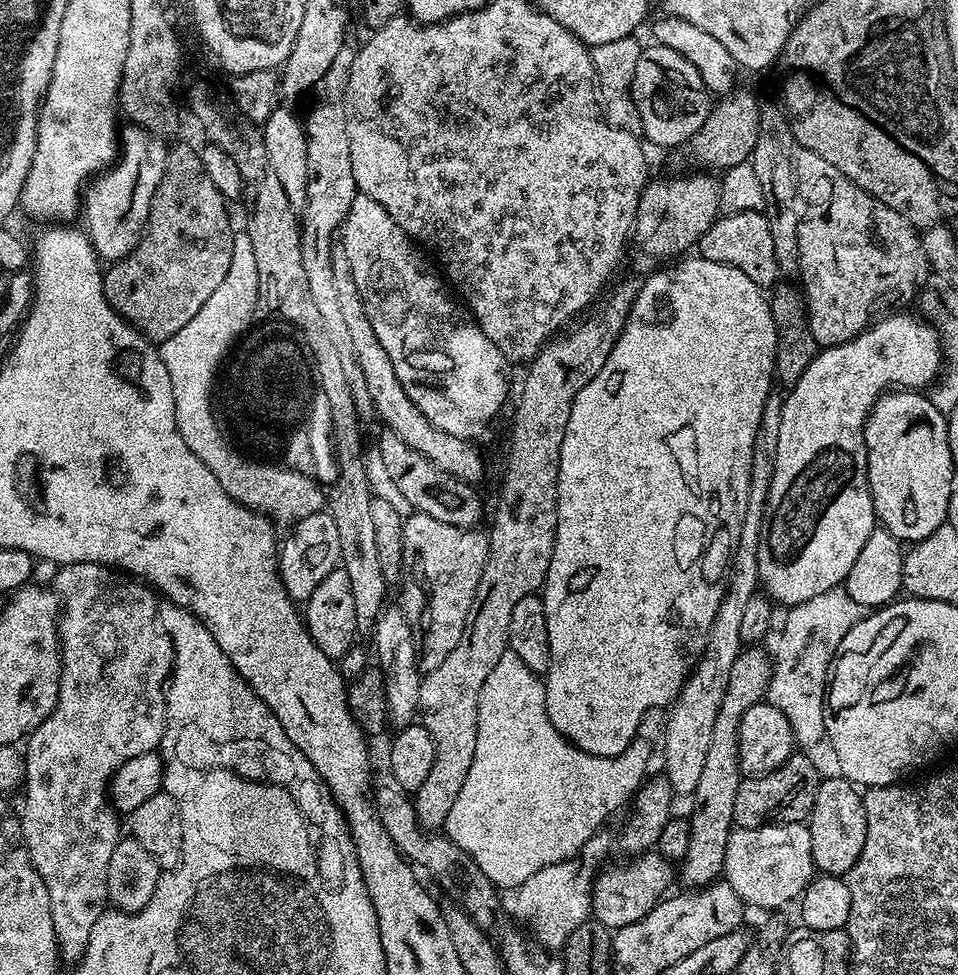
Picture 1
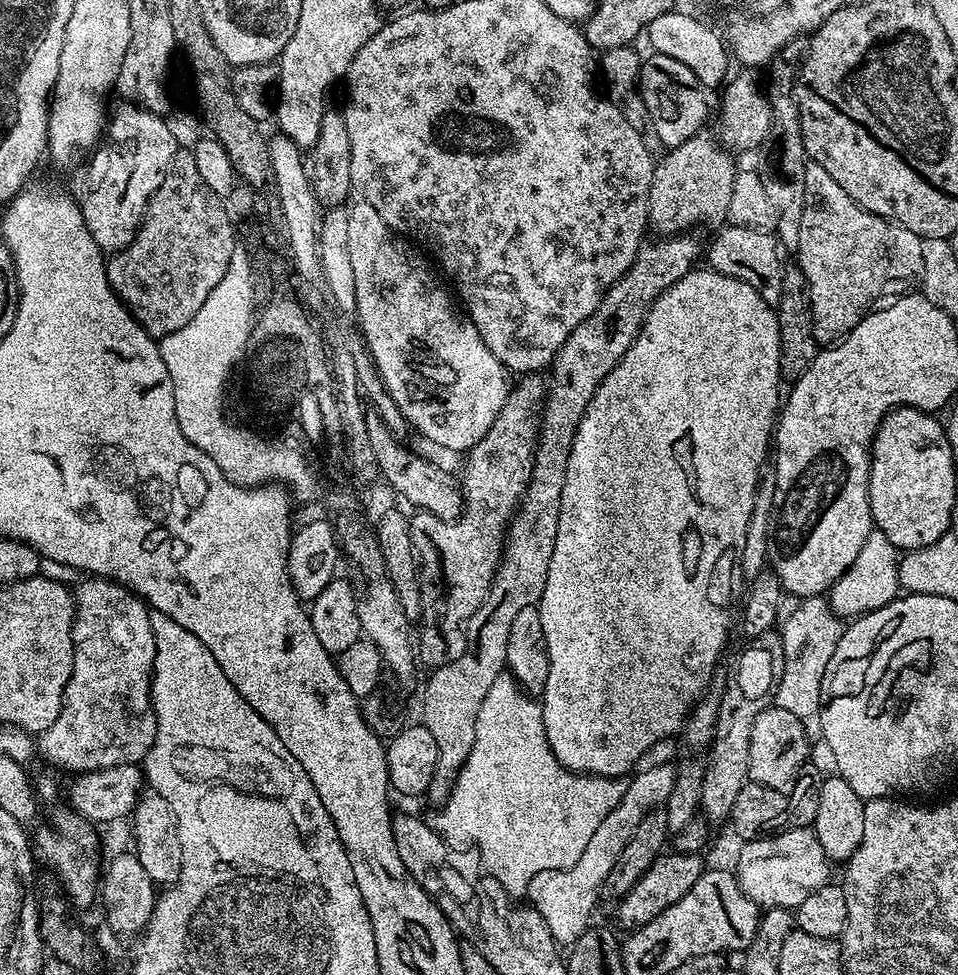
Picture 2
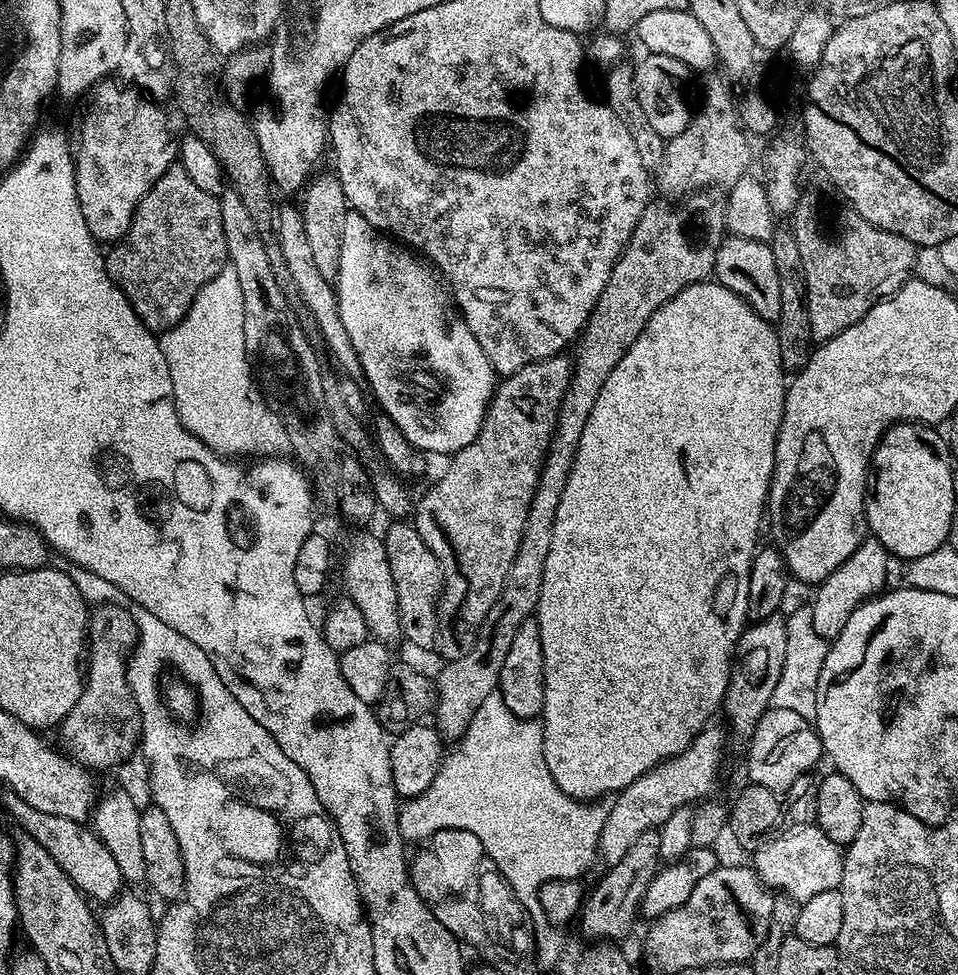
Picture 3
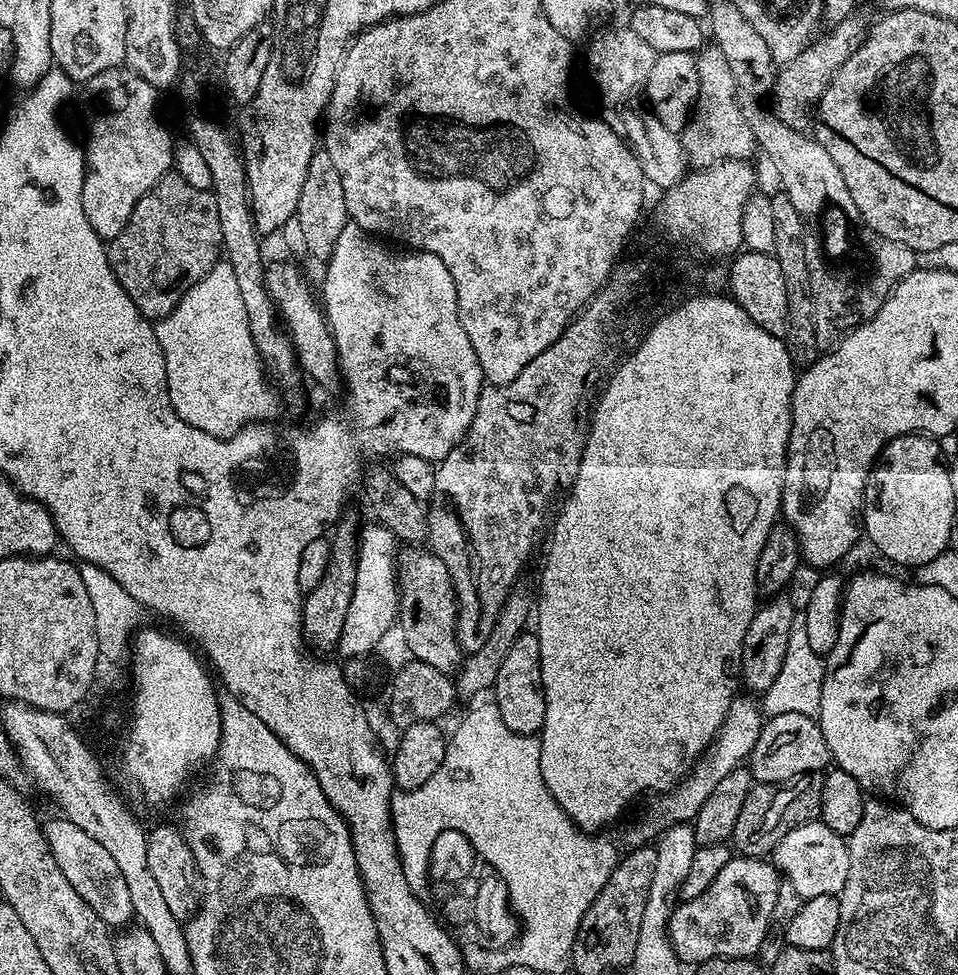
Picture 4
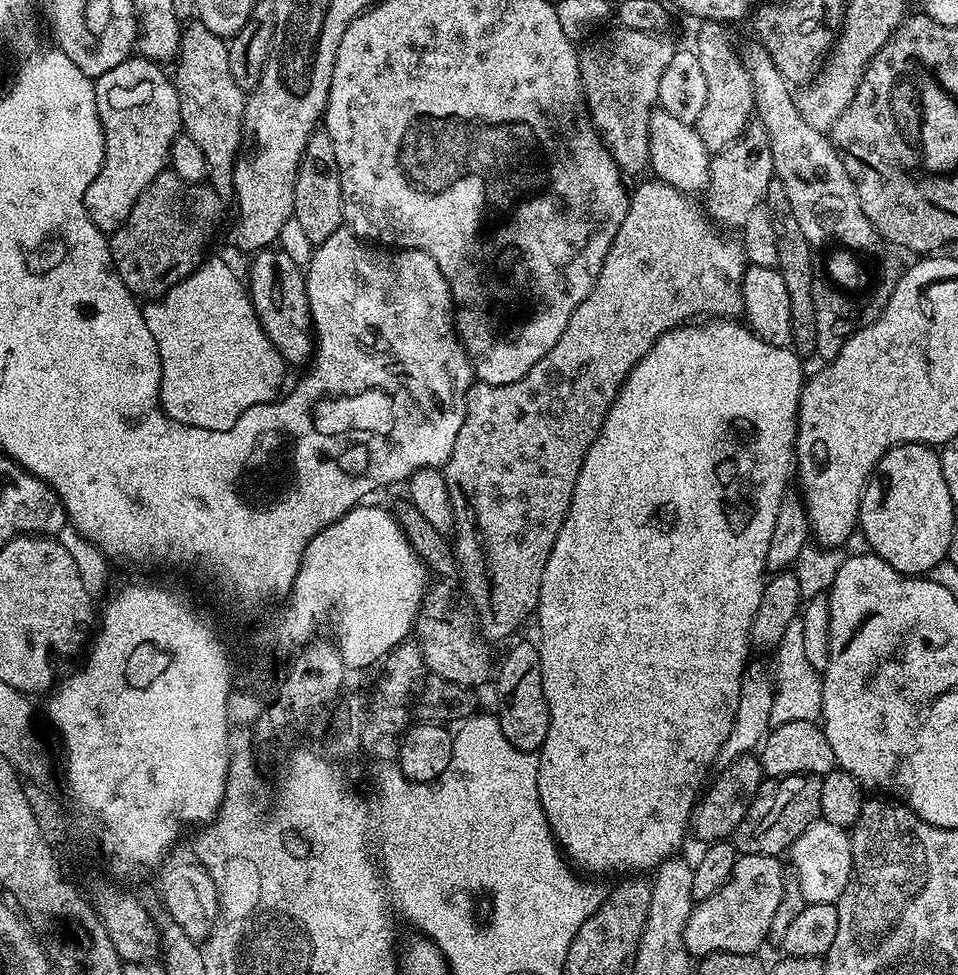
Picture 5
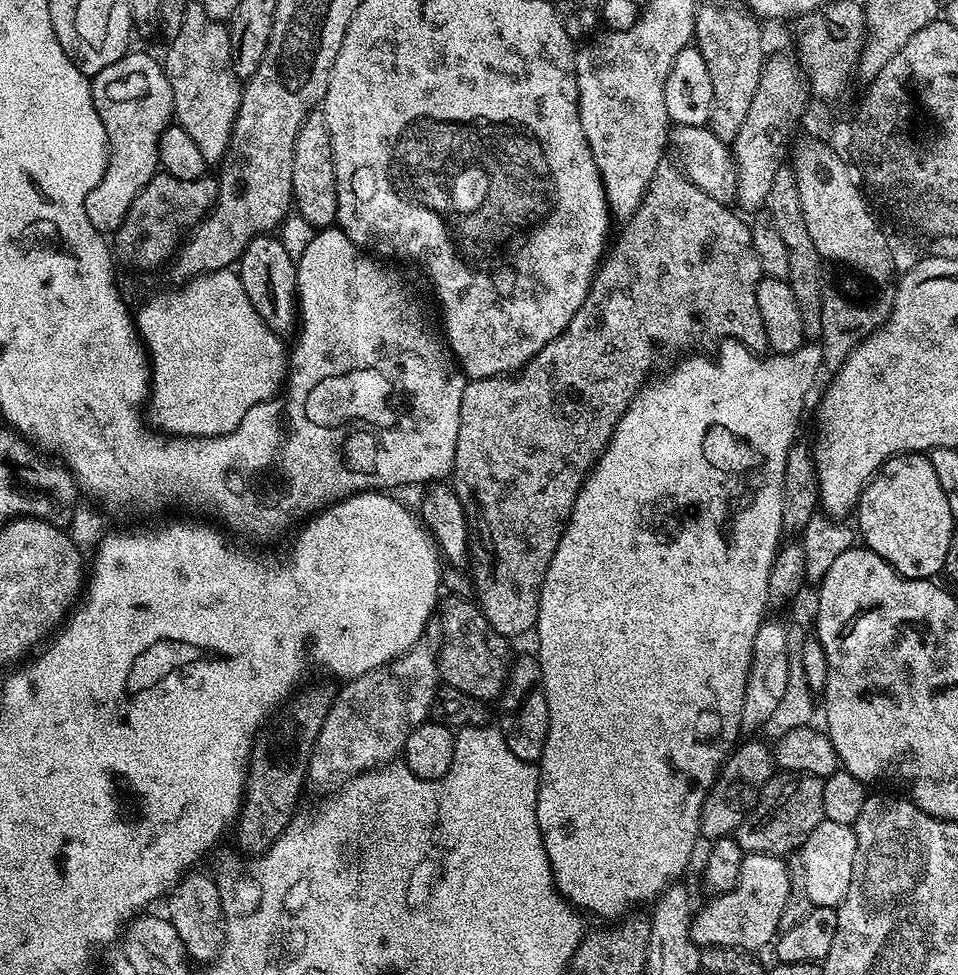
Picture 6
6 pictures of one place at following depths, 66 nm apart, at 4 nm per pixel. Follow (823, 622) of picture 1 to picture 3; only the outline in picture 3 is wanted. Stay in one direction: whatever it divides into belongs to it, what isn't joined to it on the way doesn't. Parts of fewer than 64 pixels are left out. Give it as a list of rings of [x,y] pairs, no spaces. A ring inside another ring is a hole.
[[[811,607],[796,608],[786,616],[786,662],[782,662],[782,678],[774,686],[774,698],[771,707],[782,710],[794,710],[802,718],[815,721],[818,710],[818,678],[826,662],[829,641],[814,630],[814,618]]]

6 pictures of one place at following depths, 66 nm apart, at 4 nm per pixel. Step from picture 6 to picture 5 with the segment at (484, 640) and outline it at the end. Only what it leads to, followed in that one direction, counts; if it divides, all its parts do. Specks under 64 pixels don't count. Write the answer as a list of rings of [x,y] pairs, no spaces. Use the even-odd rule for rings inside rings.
[[[443,582],[433,583],[425,591],[420,613],[416,615],[414,640],[424,655],[424,667],[431,675],[472,690],[475,684],[484,684],[487,680],[489,683],[494,672],[493,665],[492,668],[488,665],[492,652],[476,629],[478,613],[473,601],[464,594],[452,597],[452,592],[453,589]]]

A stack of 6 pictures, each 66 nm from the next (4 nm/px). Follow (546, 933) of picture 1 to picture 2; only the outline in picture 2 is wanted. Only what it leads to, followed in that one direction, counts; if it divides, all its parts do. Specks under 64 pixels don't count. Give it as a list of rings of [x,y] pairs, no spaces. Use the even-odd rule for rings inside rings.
[[[660,764],[657,768],[639,772],[628,780],[622,802],[614,806],[610,814],[602,818],[602,822],[598,822],[598,830],[594,830],[590,842],[586,842],[582,858],[578,858],[578,862],[574,862],[574,866],[569,868],[542,870],[534,874],[534,878],[528,883],[527,903],[536,908],[542,918],[546,918],[546,926],[550,926],[550,934],[557,945],[564,946],[564,943],[567,945],[575,942],[590,927],[593,923],[592,915],[596,912],[596,903],[602,900],[606,878],[610,870],[614,870],[618,854],[626,850],[626,842],[630,842],[634,830],[638,830],[638,822],[642,822],[642,818],[649,816],[657,806],[667,805],[668,796],[676,784],[677,769],[668,764]]]

